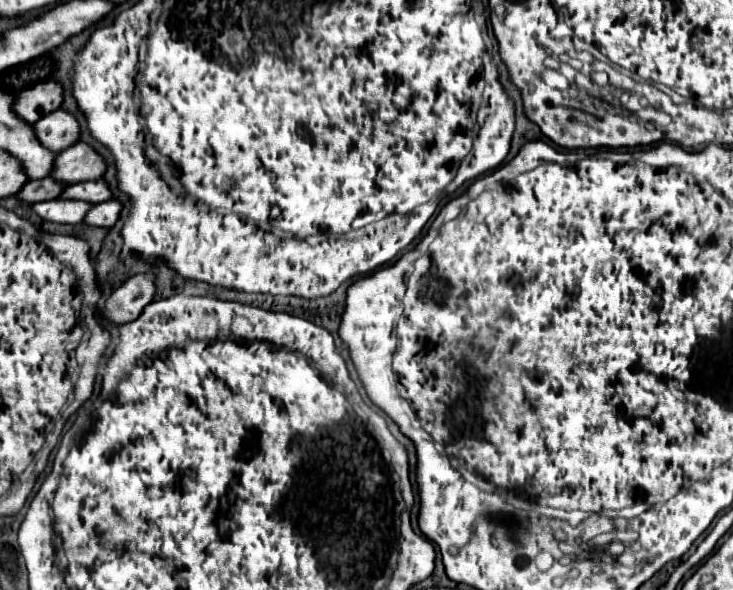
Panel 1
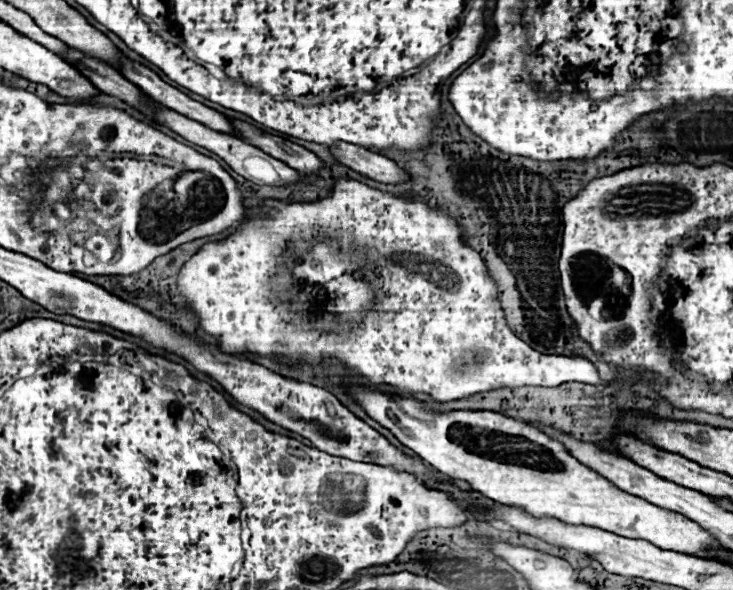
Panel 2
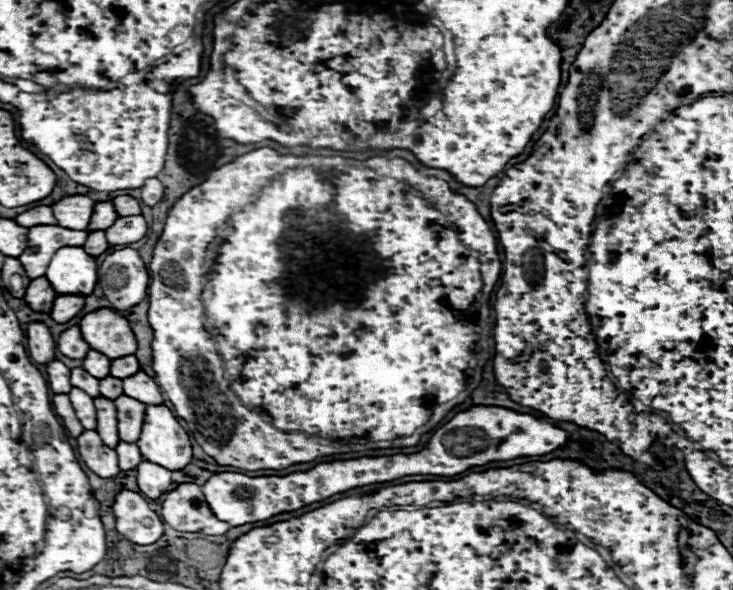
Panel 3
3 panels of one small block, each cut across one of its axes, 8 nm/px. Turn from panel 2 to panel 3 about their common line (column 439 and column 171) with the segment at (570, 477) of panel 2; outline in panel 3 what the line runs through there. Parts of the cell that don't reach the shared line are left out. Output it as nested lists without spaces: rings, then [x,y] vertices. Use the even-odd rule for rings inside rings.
[[[164,404],[146,406],[144,426],[136,444],[144,460],[166,466],[168,470],[180,470],[192,460],[190,438]]]

